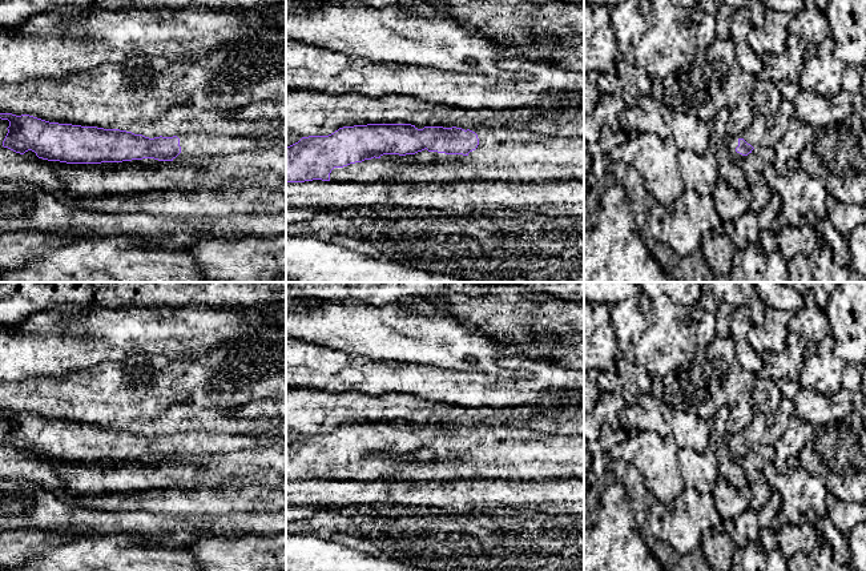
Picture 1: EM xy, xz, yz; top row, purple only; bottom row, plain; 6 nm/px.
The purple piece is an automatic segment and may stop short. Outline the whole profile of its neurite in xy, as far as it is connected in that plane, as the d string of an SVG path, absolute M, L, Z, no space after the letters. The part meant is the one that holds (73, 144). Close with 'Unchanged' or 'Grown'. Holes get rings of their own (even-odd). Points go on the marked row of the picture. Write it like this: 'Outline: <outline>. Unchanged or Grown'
Outline: M0 113L1 120L8 120L8 133L3 146L24 154L28 150L39 158L67 164L101 164L122 162L142 158L158 161L198 162L214 156L241 153L246 150L277 149L286 152L286 140L271 134L265 136L219 136L214 133L189 133L178 136L160 136L154 138L120 129L104 129L97 126L81 126L72 124L49 122L29 114L16 116Z. Grown

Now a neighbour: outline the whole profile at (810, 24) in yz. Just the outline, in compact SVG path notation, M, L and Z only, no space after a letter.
M817 5L803 8L793 16L789 23L789 32L802 37L813 49L817 48L830 36L825 11L821 11Z

